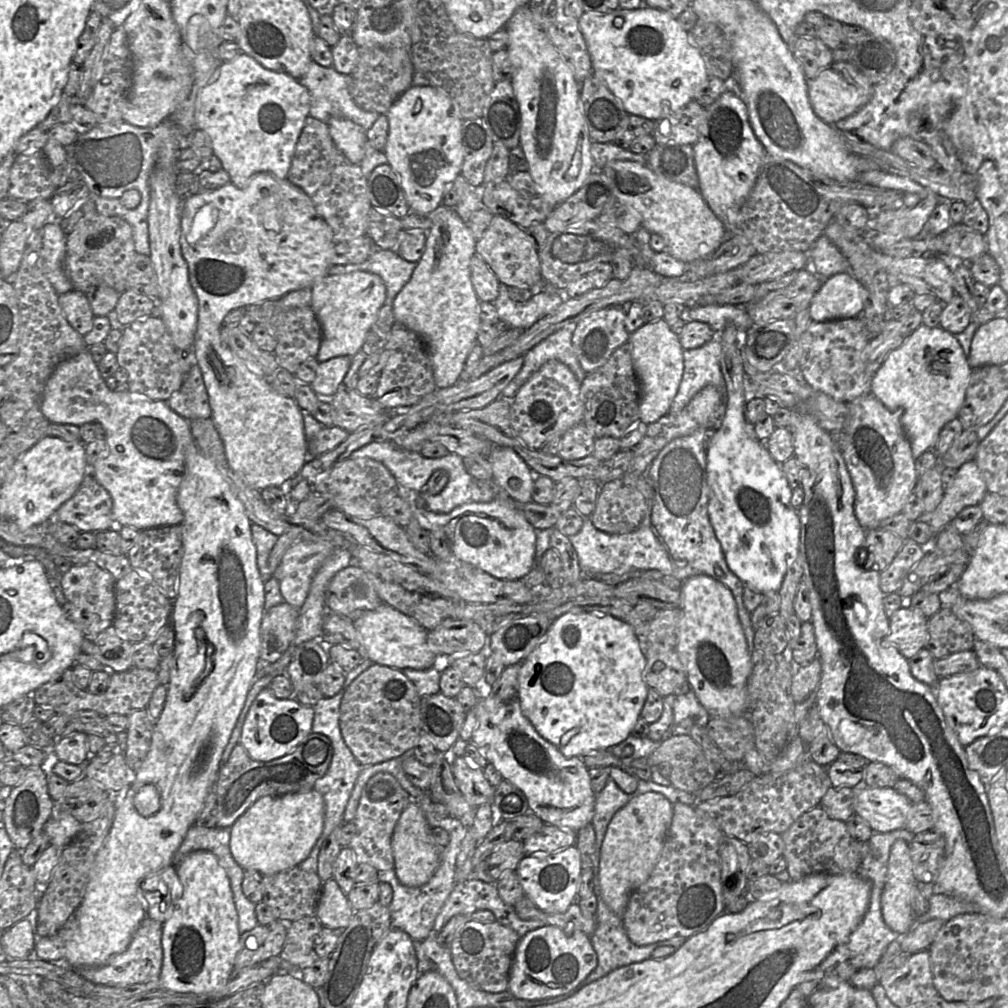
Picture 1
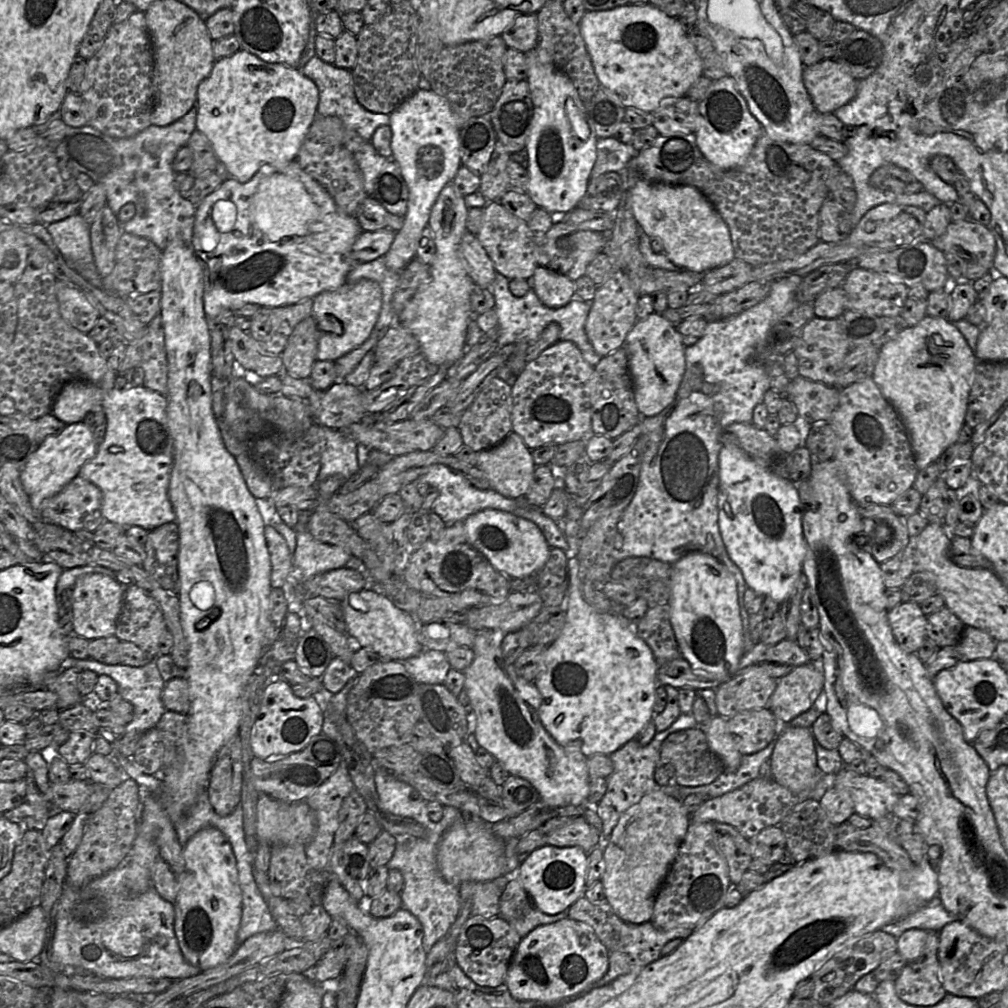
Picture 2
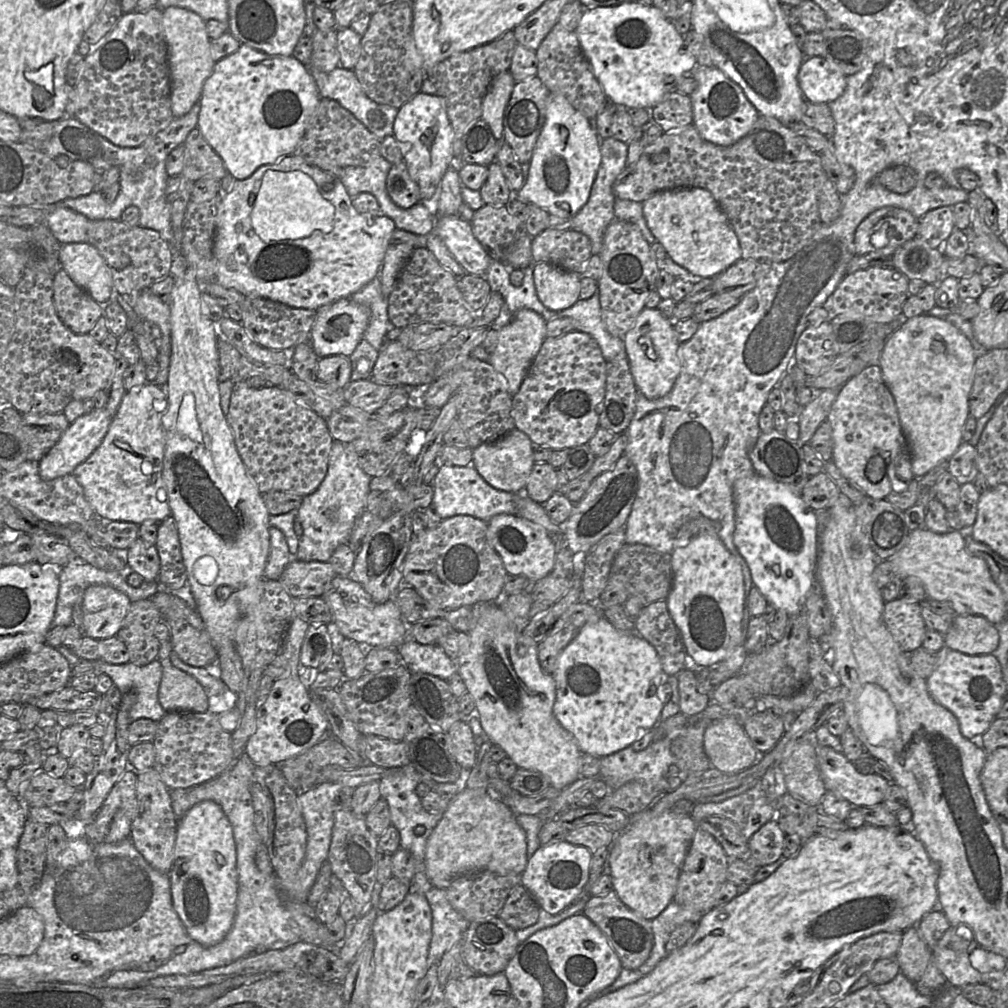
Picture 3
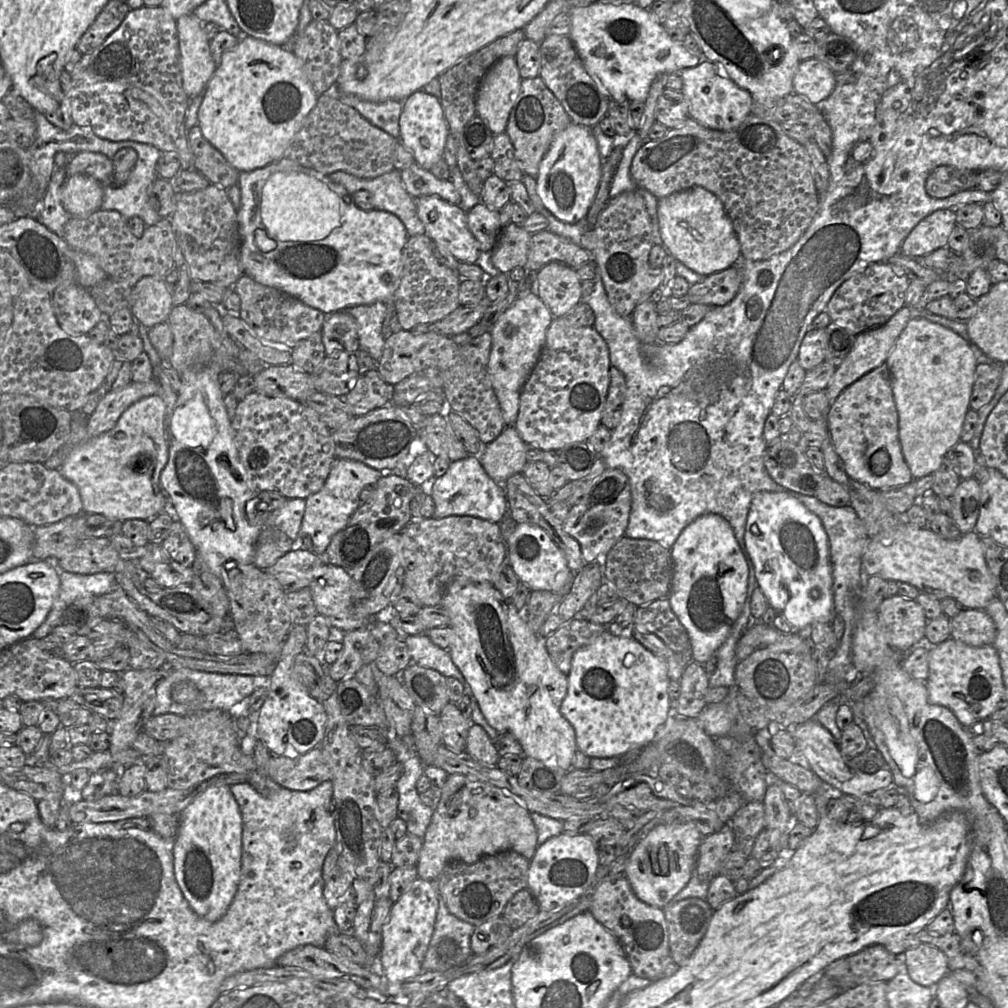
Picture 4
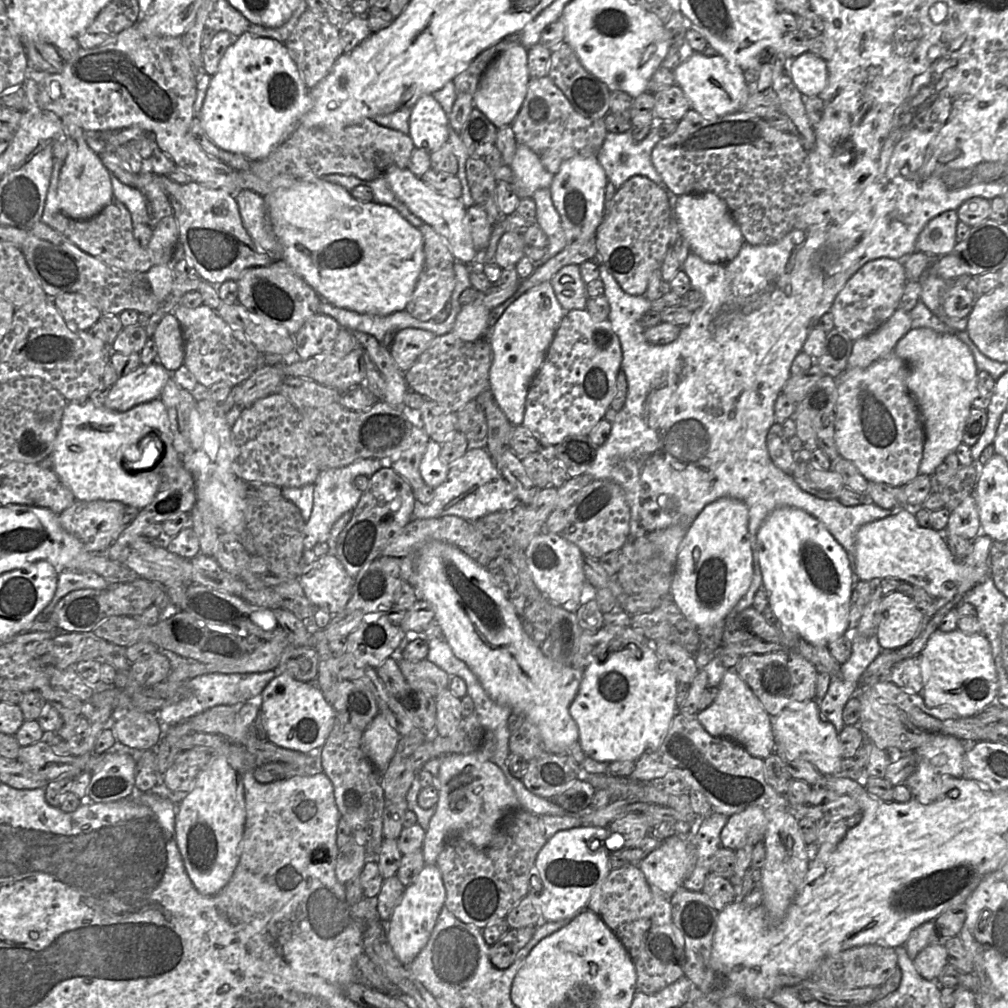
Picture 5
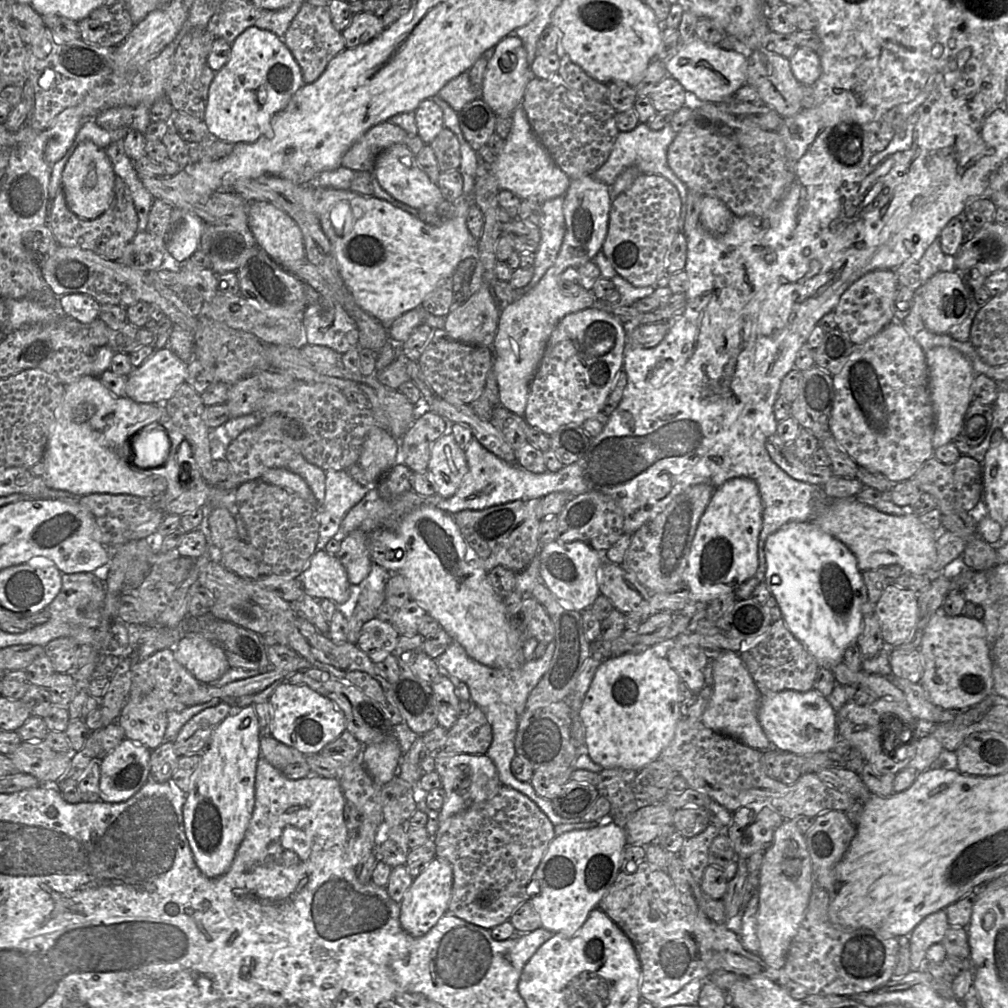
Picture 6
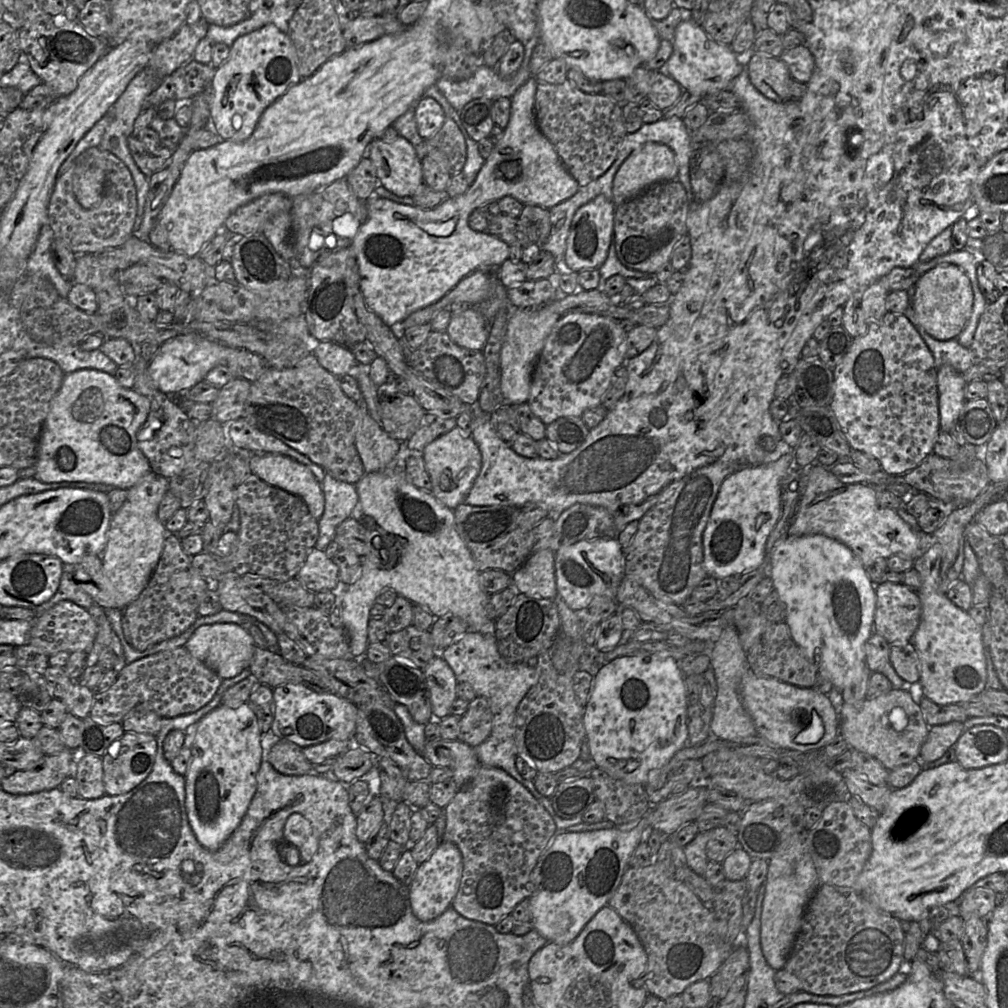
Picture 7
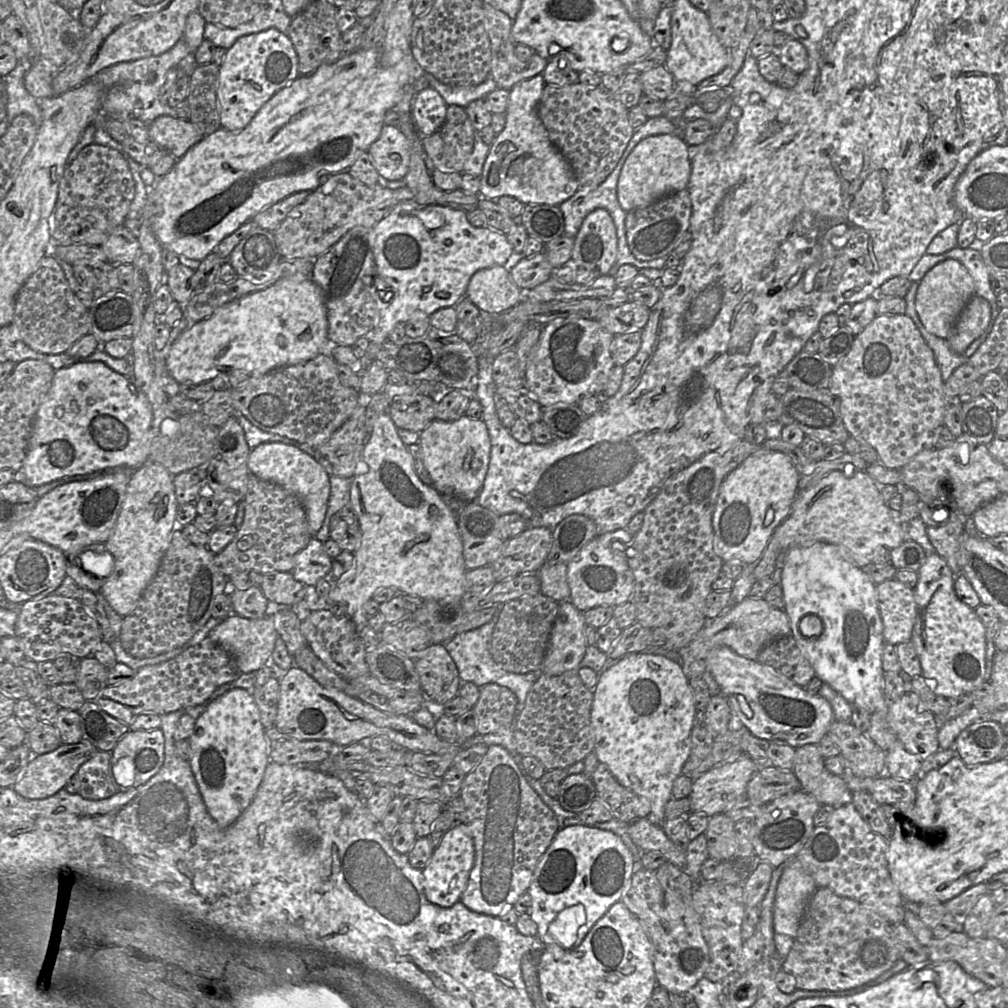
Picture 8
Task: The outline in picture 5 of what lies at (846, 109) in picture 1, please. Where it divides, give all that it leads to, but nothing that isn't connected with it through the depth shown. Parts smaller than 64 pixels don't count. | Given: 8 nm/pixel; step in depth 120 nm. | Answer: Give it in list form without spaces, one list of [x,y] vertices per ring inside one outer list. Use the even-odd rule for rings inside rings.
[[[810,51],[790,60],[788,73],[803,97],[818,96],[827,86],[827,62]]]

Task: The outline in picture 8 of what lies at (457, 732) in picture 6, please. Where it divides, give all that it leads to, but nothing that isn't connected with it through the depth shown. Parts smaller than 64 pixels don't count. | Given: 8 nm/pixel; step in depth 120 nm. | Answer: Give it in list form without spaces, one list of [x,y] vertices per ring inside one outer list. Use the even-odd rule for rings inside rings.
[[[489,683],[480,688],[480,696],[477,703],[472,707],[475,718],[477,735],[493,733],[503,726],[513,726],[517,715],[517,697],[507,687],[496,683]]]

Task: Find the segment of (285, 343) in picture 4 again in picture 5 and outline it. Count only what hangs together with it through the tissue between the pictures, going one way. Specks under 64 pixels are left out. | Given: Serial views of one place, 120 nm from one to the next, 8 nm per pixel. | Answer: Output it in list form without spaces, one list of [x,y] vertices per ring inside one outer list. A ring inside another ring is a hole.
[[[282,261],[247,269],[237,280],[237,286],[238,302],[267,332],[295,335],[311,316],[319,313],[322,299]]]

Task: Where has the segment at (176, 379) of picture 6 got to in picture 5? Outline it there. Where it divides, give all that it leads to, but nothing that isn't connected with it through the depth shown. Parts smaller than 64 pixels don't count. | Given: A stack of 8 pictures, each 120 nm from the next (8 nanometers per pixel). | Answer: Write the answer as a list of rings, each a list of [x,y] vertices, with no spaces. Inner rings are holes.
[[[158,361],[140,365],[111,386],[103,406],[112,411],[125,412],[160,398],[163,387],[171,377],[172,373]]]

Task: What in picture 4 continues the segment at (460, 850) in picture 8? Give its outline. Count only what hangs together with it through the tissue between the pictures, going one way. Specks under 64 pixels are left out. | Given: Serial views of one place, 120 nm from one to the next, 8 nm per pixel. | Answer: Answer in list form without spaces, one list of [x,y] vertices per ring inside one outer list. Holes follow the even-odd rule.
[[[417,877],[400,899],[393,903],[382,929],[382,944],[378,956],[381,973],[391,983],[401,983],[423,972],[422,963],[434,933],[439,907],[436,881]]]

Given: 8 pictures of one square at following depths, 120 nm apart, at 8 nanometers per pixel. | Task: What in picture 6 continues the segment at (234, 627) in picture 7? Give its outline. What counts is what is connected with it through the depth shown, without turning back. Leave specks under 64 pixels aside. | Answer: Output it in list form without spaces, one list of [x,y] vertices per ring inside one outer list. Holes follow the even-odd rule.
[[[187,634],[174,648],[176,660],[201,683],[213,683],[229,668],[221,646],[198,634]]]

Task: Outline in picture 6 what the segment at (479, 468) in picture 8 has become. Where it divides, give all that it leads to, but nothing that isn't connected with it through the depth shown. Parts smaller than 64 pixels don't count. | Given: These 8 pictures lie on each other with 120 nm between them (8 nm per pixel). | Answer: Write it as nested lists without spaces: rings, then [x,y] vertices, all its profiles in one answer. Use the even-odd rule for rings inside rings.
[[[446,430],[432,445],[427,473],[432,477],[436,494],[452,497],[468,471],[465,451]]]

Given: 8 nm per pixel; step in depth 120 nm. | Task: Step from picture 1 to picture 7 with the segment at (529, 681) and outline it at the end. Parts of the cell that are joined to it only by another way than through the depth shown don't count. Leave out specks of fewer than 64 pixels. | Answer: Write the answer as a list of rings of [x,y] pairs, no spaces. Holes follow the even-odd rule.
[[[654,653],[620,656],[600,668],[583,718],[596,766],[616,779],[644,786],[651,771],[686,746],[688,702],[683,678],[679,661]]]

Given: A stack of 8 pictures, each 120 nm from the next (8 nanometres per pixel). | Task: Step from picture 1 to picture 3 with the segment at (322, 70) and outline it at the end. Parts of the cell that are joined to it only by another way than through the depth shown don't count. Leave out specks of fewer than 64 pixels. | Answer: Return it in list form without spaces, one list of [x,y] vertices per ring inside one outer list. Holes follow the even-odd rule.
[[[340,66],[330,72],[323,72],[313,67],[308,68],[317,85],[321,98],[337,101],[379,139],[393,135],[393,125],[399,109],[378,104],[369,99],[353,70],[347,70]]]

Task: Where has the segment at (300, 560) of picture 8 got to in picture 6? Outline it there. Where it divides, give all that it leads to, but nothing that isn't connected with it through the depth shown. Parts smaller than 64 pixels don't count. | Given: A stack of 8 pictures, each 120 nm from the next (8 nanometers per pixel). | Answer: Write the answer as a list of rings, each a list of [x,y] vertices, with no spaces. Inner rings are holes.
[[[316,551],[299,577],[303,592],[314,599],[329,599],[342,605],[350,597],[347,572],[340,561],[323,551]]]

